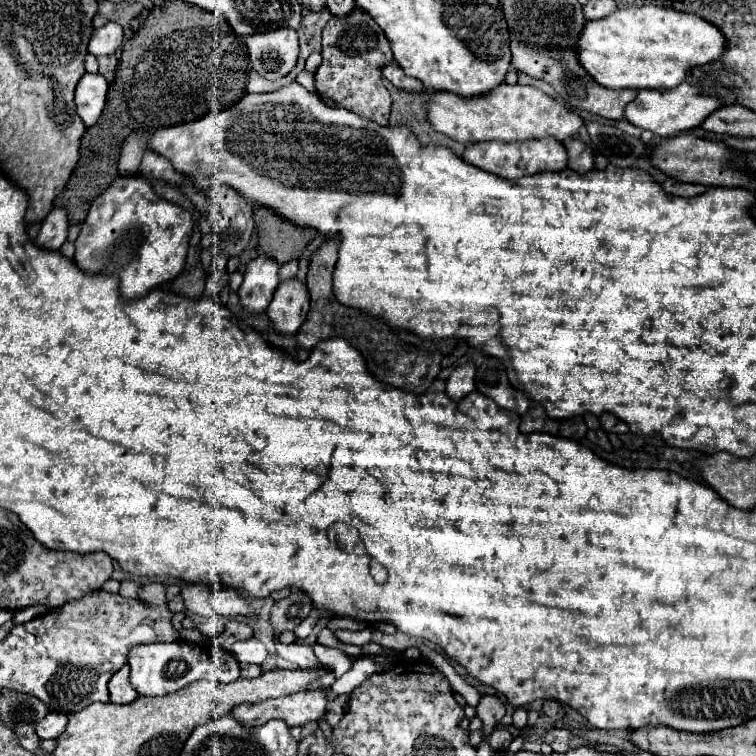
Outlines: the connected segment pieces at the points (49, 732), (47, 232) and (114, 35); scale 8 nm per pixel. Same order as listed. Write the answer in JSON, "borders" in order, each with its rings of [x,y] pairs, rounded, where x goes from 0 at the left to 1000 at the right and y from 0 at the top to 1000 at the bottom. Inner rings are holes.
{"borders":[[[[66,942],[61,944],[50,958],[48,958],[48,971],[50,976],[56,979],[63,979],[63,976],[74,976],[79,974],[79,966],[85,966],[85,958],[90,955],[87,947],[79,947],[74,942]]],[[[71,275],[56,294],[56,302],[45,323],[58,331],[79,331],[79,325],[87,320],[87,312],[90,312],[90,286],[85,275]]],[[[143,29],[135,37],[124,40],[119,58],[116,58],[116,69],[124,74],[140,74],[140,71],[151,71],[161,58],[161,34],[153,29]]]]}

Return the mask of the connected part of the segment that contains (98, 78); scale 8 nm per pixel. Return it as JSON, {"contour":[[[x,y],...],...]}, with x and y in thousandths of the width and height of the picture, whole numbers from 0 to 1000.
{"contour":[[[111,98],[101,114],[101,148],[114,167],[127,164],[143,124],[143,108],[135,98]]]}

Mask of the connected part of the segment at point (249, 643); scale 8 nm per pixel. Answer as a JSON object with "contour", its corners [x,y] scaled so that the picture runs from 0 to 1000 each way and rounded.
{"contour":[[[333,844],[333,847],[323,847],[323,849],[312,849],[307,854],[307,865],[312,868],[312,873],[320,878],[320,876],[331,876],[331,878],[341,878],[347,881],[354,862],[352,862],[352,854],[341,847],[341,844]]]}

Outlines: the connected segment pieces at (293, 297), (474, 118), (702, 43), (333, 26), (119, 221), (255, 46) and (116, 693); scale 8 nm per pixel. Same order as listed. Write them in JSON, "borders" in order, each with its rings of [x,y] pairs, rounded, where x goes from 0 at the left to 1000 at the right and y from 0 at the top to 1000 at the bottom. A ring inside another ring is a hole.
{"borders":[[[[394,370],[373,373],[352,410],[360,434],[373,442],[392,442],[402,418],[407,415],[407,384]]],[[[669,108],[630,130],[611,130],[595,119],[577,119],[566,132],[563,156],[577,175],[585,175],[611,190],[624,190],[638,185],[675,188],[675,185],[701,185],[701,183],[725,183],[725,180],[743,188],[757,177],[762,177],[765,169],[772,164],[765,151],[754,148],[717,119],[688,111],[675,114]]],[[[849,5],[849,8],[817,8],[807,21],[799,21],[794,26],[775,26],[772,40],[767,42],[767,50],[762,56],[765,82],[772,87],[772,93],[799,116],[823,119],[823,116],[894,116],[907,95],[915,87],[926,87],[934,82],[947,79],[960,66],[958,45],[929,26],[921,19],[905,19],[892,11],[873,11],[868,5]]],[[[468,11],[460,21],[437,24],[426,40],[426,85],[418,93],[418,119],[434,140],[458,143],[500,164],[513,164],[519,130],[505,111],[505,87],[519,82],[513,50],[481,13]]],[[[156,233],[148,246],[130,259],[116,280],[114,294],[108,296],[106,312],[101,315],[101,352],[114,362],[138,362],[138,365],[153,365],[159,370],[159,392],[164,399],[183,397],[201,386],[204,381],[214,378],[222,370],[230,370],[246,347],[249,336],[249,320],[254,312],[254,283],[217,262],[209,262],[201,251],[198,241],[185,233]]],[[[386,37],[331,45],[325,48],[325,61],[331,85],[347,103],[376,103],[392,87],[394,42]]],[[[161,881],[143,902],[143,913],[146,913],[146,929],[148,931],[172,931],[177,929],[183,921],[180,921],[180,913],[172,907],[172,884],[169,881]]]]}

